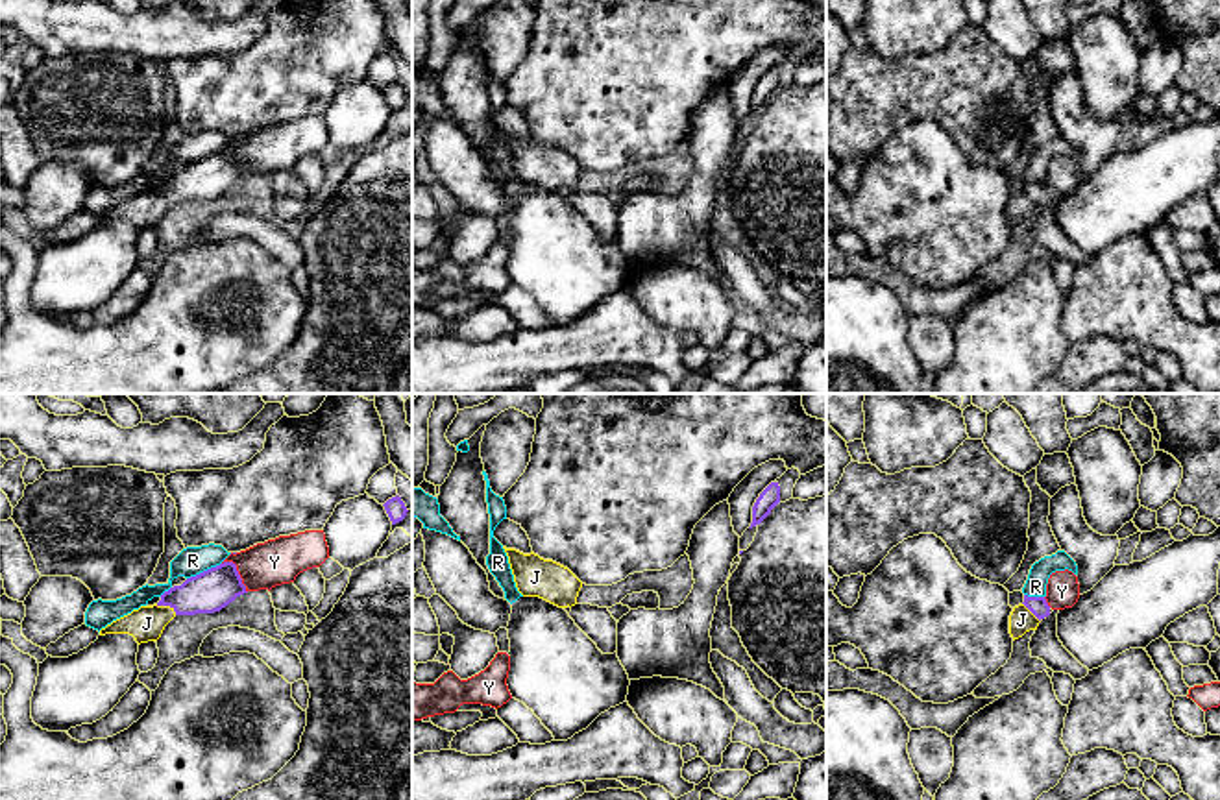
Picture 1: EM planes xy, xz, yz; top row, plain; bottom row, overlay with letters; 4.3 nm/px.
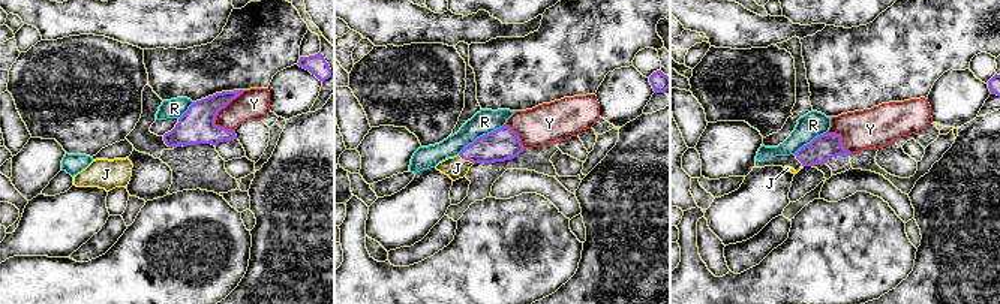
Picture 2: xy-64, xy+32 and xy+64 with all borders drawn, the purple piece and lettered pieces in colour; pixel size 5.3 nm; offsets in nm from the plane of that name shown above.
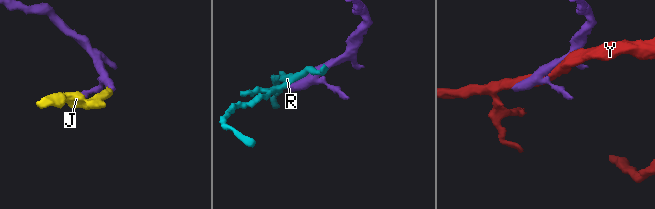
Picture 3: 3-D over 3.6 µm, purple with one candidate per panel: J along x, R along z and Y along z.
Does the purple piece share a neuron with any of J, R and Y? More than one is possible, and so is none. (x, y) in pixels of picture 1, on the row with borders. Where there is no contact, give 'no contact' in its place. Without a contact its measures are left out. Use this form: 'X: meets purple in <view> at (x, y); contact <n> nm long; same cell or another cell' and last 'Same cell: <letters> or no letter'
J: meets purple in xy at (167, 605); contact 100 nm long; same cell
R: meets purple in xy at (204, 571); contact 170 nm long; another cell
Y: meets purple in xy at (237, 573); contact 170 nm long; another cell
Same cell: J

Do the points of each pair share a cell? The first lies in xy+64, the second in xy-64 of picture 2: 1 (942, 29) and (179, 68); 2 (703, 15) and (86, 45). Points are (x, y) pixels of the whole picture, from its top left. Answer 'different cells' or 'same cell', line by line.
1: same cell
2: different cells

